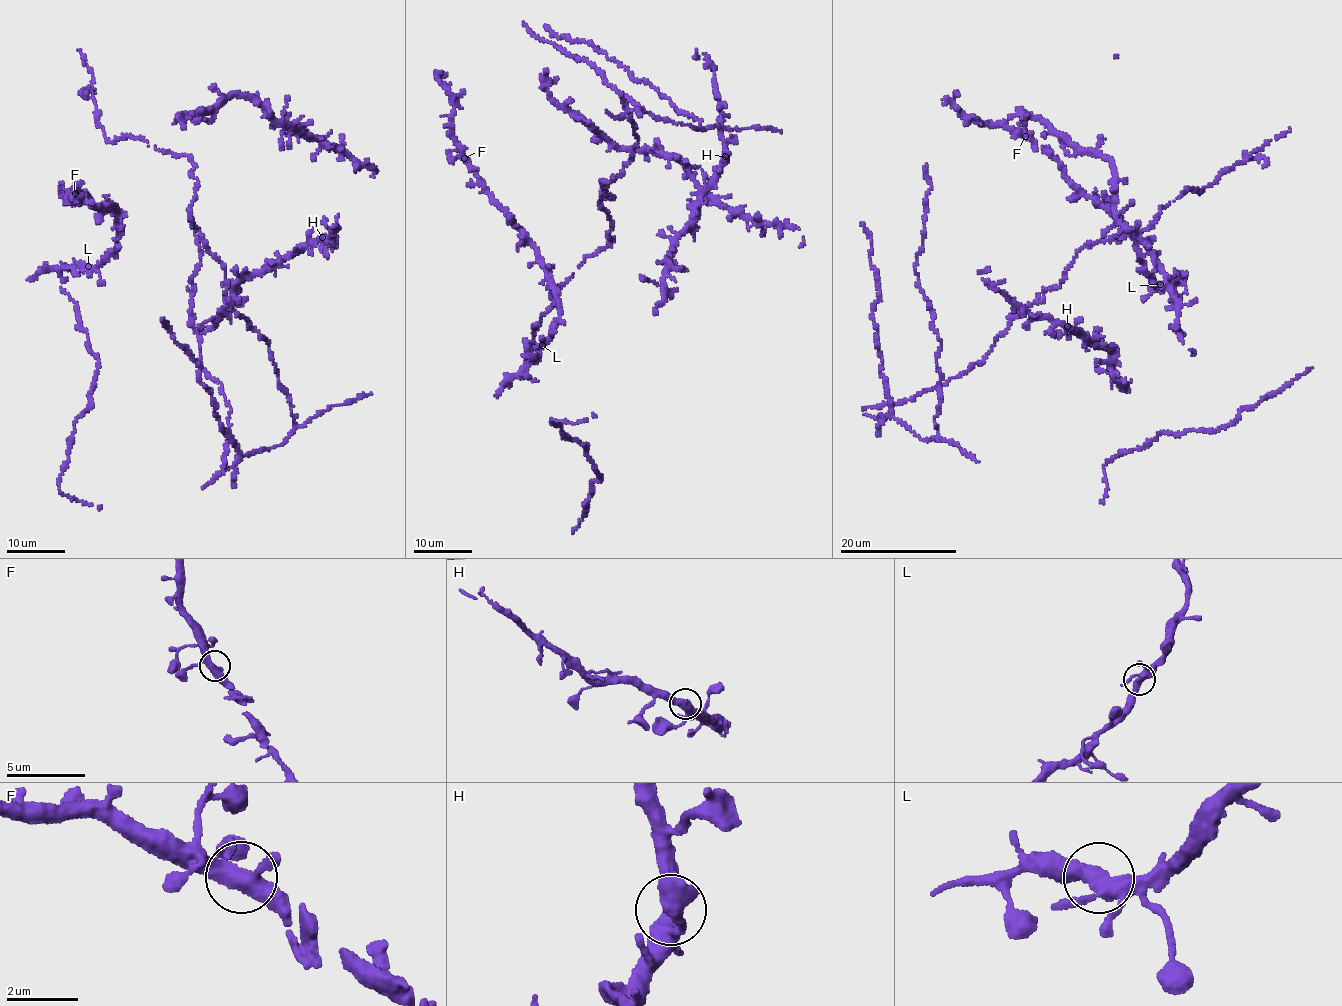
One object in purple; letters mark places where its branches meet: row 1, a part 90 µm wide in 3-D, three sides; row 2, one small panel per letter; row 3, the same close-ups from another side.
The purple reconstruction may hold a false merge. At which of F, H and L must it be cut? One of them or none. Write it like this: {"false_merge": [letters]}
{"false_merge": []}

